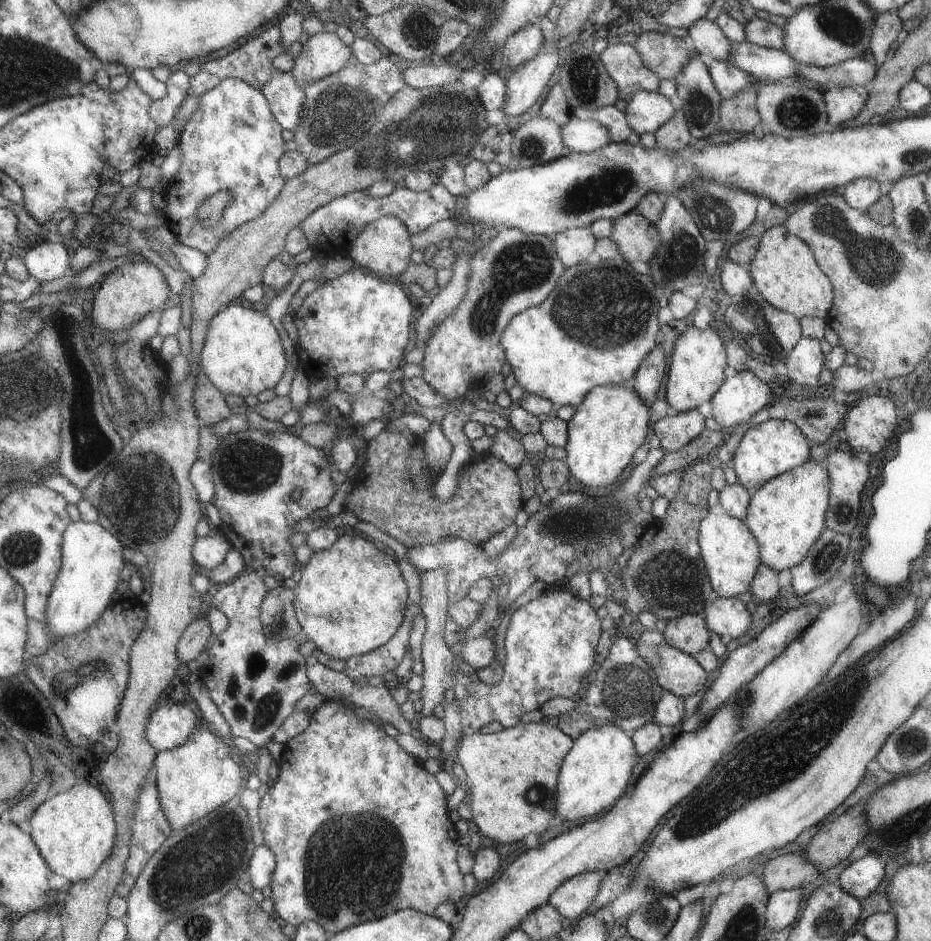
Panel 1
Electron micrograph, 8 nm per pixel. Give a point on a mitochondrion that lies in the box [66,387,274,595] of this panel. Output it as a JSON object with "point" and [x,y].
{"point":[151,504]}

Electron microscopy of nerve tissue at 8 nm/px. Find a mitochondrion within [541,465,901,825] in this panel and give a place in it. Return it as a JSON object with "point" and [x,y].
{"point":[668,579]}

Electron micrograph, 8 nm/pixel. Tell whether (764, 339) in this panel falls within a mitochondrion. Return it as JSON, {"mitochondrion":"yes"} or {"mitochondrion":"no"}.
{"mitochondrion":"yes"}

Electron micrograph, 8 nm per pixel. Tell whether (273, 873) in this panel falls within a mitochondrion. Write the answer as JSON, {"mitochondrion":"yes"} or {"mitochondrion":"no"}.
{"mitochondrion":"no"}

